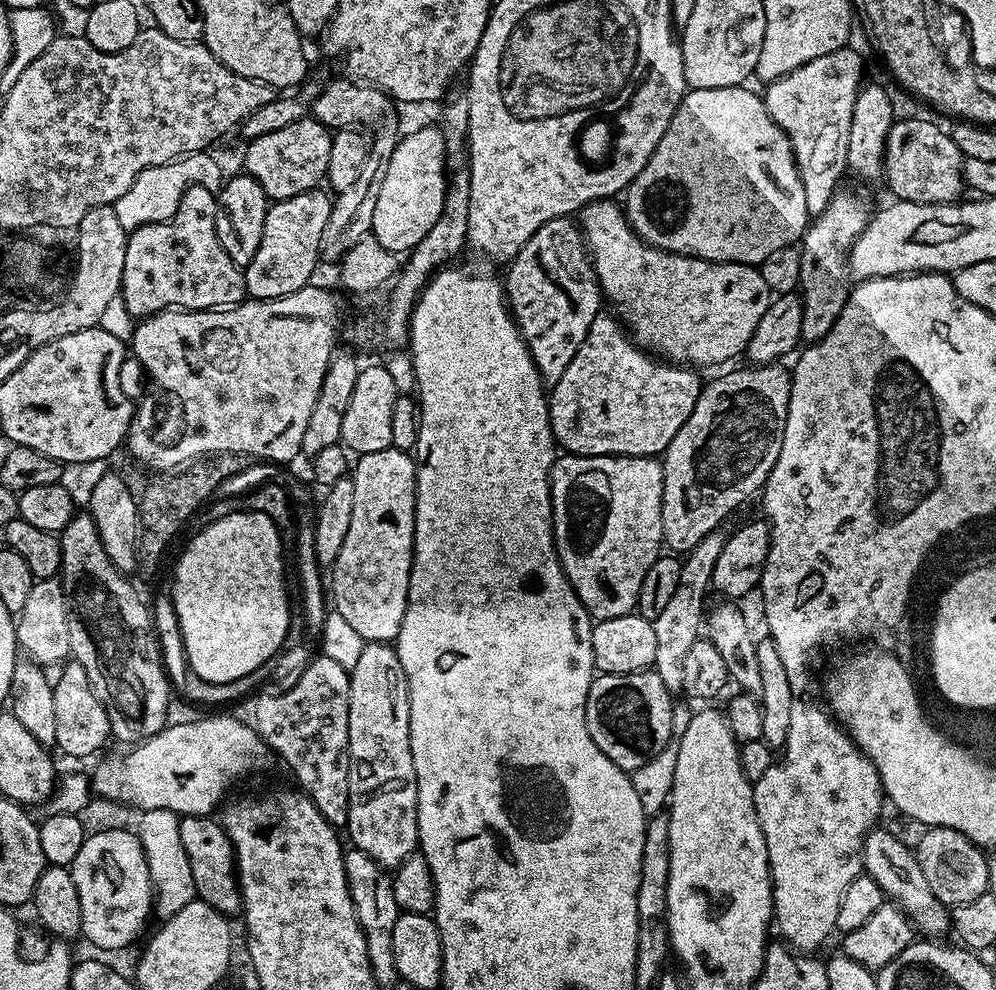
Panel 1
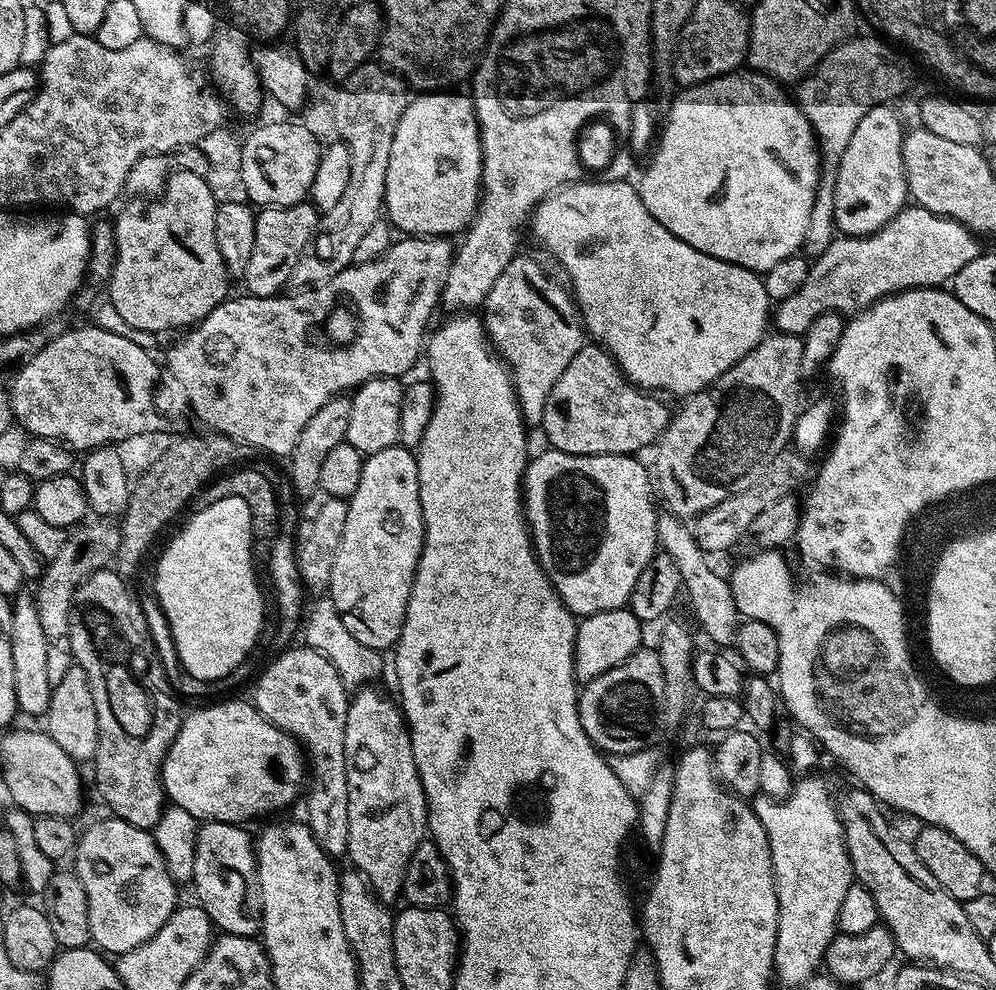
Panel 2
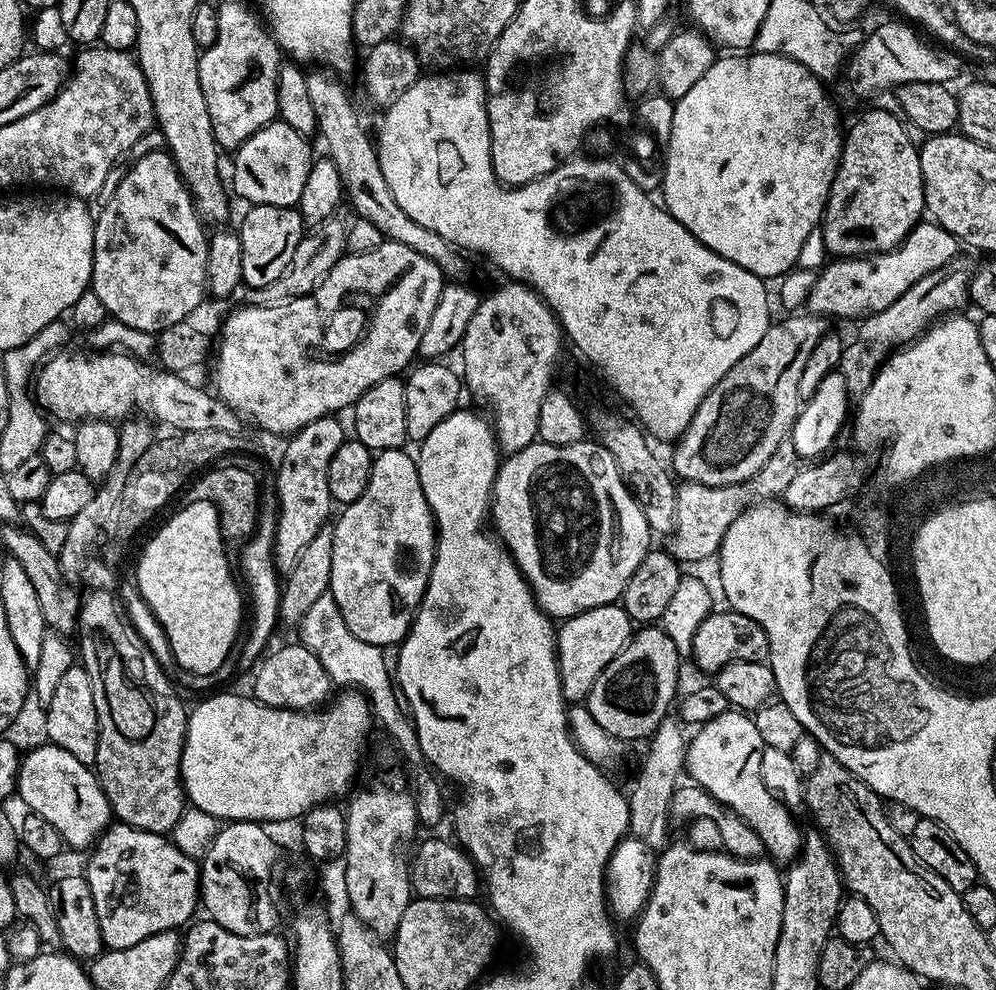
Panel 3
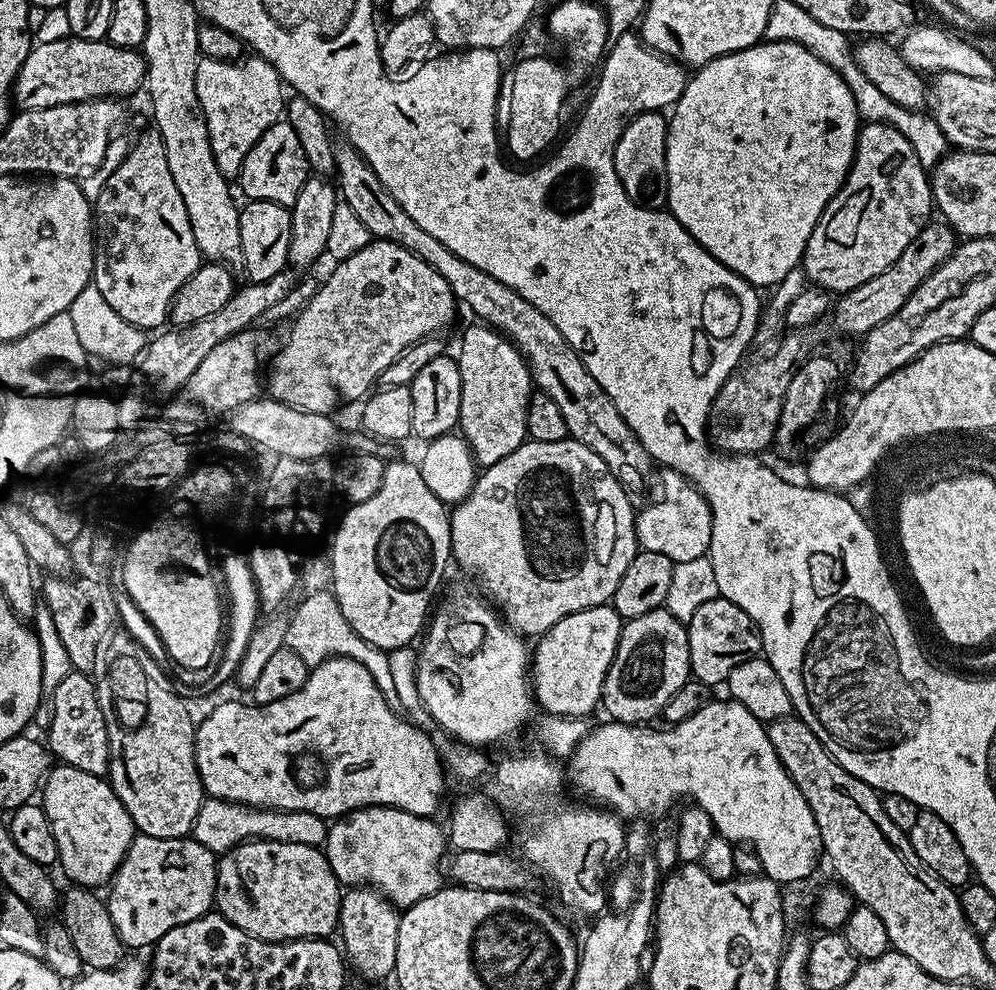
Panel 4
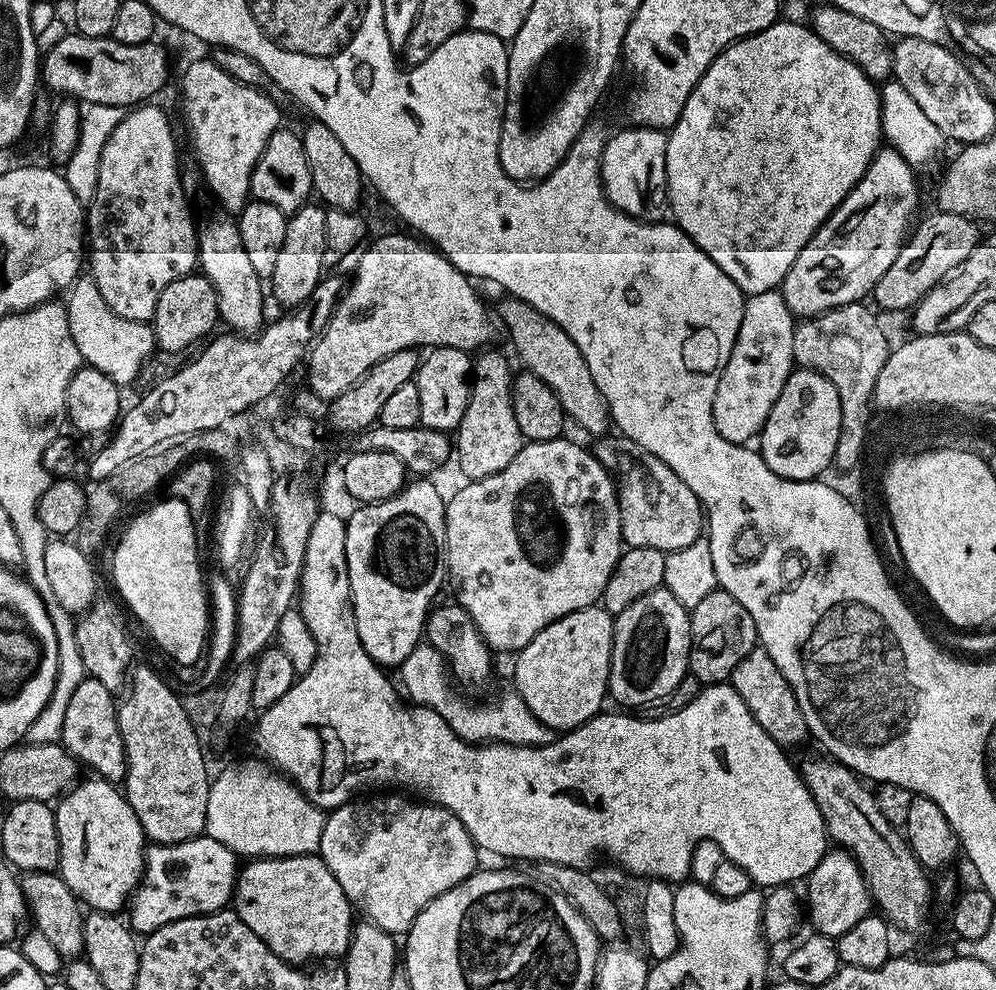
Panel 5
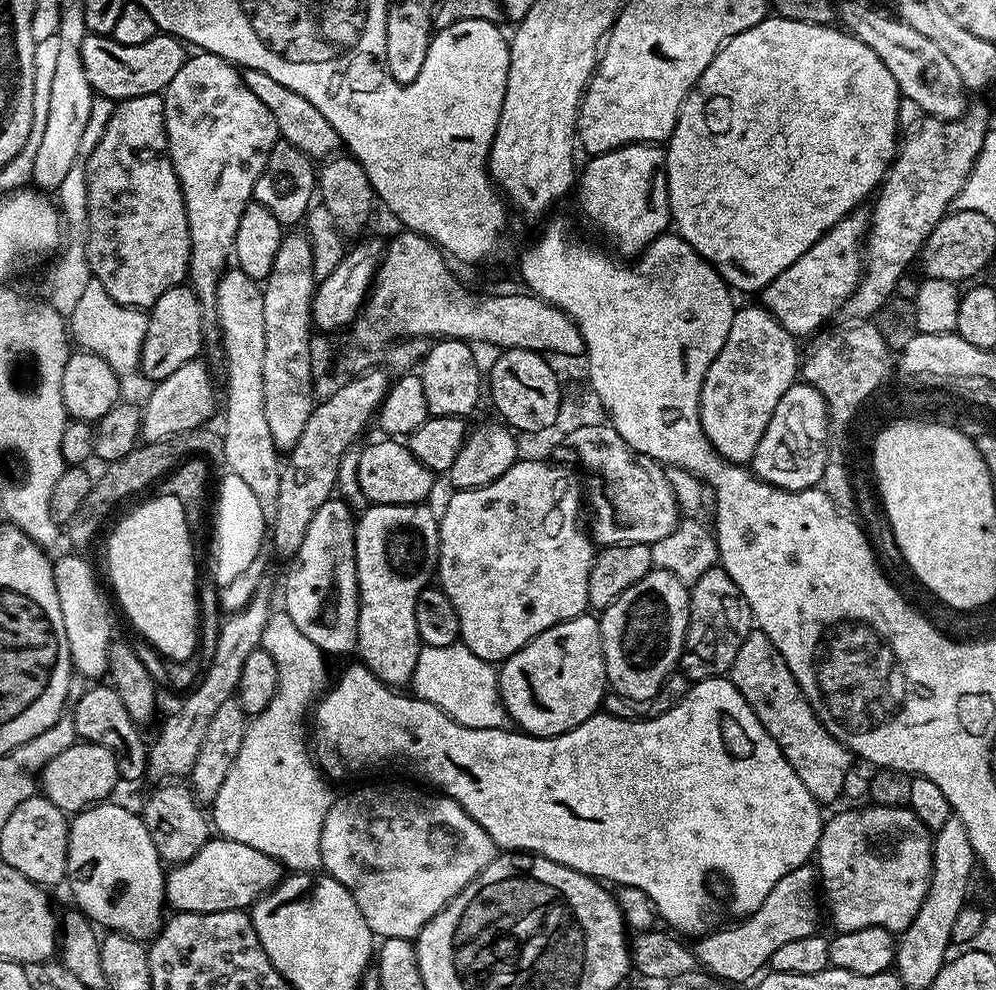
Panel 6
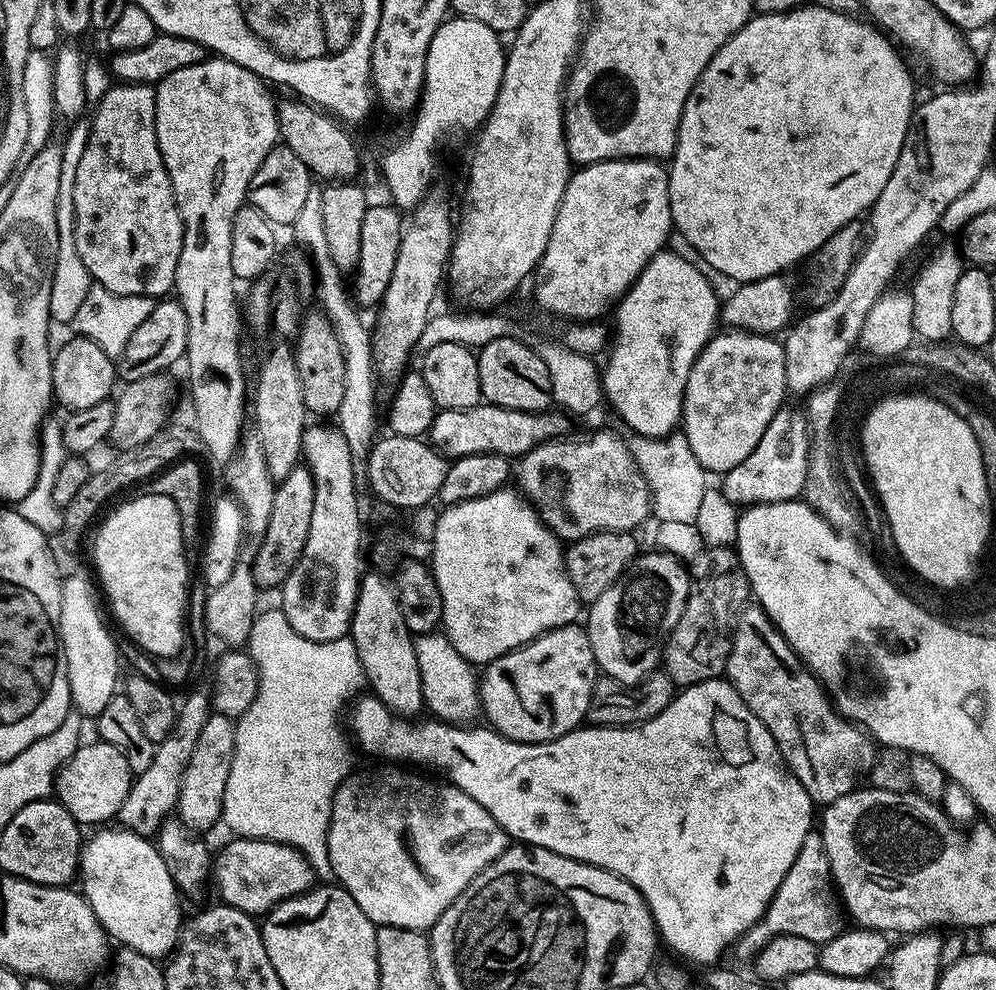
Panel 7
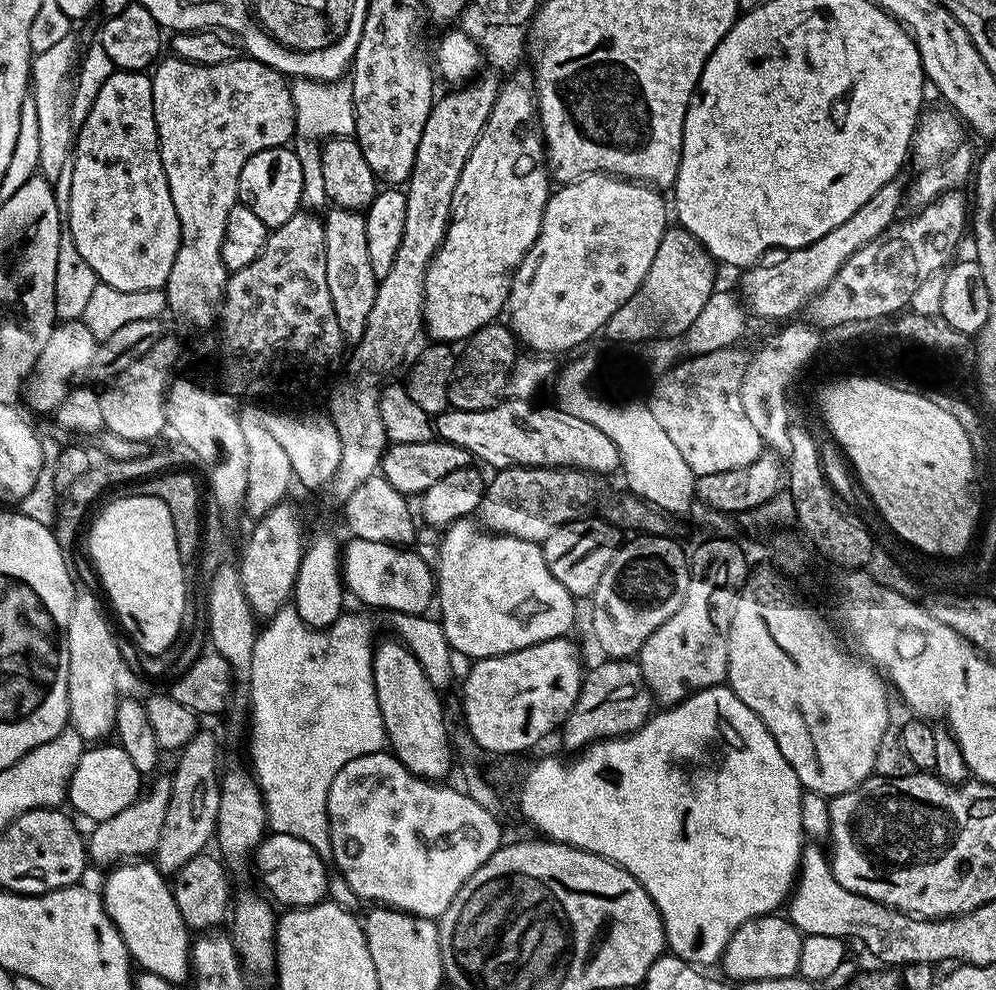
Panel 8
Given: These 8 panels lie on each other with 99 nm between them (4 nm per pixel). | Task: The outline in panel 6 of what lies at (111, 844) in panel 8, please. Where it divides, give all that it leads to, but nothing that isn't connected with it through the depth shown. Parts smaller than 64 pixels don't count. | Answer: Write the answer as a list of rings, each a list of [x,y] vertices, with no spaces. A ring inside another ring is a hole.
[[[257,594],[252,597],[251,602],[245,608],[240,608],[236,613],[223,617],[217,646],[210,653],[212,665],[206,670],[203,669],[198,683],[183,697],[185,700],[181,702],[180,709],[165,722],[156,741],[153,744],[151,741],[148,748],[148,772],[151,775],[164,776],[160,778],[184,778],[191,773],[194,762],[198,758],[198,749],[202,746],[202,738],[206,738],[206,729],[210,727],[210,722],[214,718],[215,712],[218,711],[218,706],[222,706],[222,702],[233,699],[237,695],[242,678],[242,668],[246,666],[246,658],[250,658],[250,654],[254,654],[254,650],[260,647],[262,630],[266,630],[266,624],[272,617],[273,611],[273,605],[268,605],[264,594]]]

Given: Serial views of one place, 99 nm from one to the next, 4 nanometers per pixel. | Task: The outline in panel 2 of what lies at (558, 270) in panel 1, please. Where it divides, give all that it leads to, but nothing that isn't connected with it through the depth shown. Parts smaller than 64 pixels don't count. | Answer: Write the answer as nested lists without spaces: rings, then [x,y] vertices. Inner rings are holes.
[[[518,254],[510,262],[510,266],[502,270],[498,282],[494,282],[490,294],[484,299],[482,312],[484,330],[488,334],[488,339],[512,373],[512,383],[516,386],[516,396],[520,400],[520,412],[524,415],[525,425],[543,425],[546,398],[550,398],[550,390],[554,390],[554,382],[562,378],[562,370],[570,366],[574,354],[578,354],[578,350],[586,343],[584,322],[580,319],[580,309],[576,307],[575,296],[565,285],[563,288],[558,281],[551,280],[534,257]]]

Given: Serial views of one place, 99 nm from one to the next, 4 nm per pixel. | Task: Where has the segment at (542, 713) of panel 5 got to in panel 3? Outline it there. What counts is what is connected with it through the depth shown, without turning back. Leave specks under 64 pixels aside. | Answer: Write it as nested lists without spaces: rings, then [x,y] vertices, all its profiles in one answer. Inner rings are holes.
[[[619,603],[586,610],[559,625],[556,634],[556,665],[560,667],[560,689],[564,692],[565,701],[580,702],[587,697],[588,691],[598,678],[598,674],[602,674],[602,670],[606,670],[606,666],[610,666],[610,662],[614,662],[616,655],[628,645],[628,639],[631,638],[633,631],[634,622]]]

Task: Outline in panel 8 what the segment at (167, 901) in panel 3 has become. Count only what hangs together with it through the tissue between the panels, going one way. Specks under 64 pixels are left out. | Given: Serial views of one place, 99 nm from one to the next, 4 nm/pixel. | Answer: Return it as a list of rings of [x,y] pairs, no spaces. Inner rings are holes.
[[[272,832],[265,835],[264,841],[256,847],[254,865],[256,864],[256,872],[264,883],[263,891],[277,905],[285,904],[283,907],[291,910],[309,908],[311,904],[319,904],[327,897],[324,895],[328,892],[328,868],[324,865],[323,858],[322,852],[314,850],[310,842],[294,838],[294,834]]]

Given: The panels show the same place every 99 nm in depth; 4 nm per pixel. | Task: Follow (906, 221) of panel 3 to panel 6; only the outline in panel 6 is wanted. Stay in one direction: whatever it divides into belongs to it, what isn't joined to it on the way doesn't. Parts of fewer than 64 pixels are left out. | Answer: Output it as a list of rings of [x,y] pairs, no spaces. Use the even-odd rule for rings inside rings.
[[[861,206],[842,218],[830,229],[798,262],[786,266],[774,282],[770,282],[759,293],[758,300],[769,314],[775,318],[795,338],[819,333],[824,323],[835,312],[843,309],[844,303],[860,285],[862,275],[862,249],[866,244],[870,212]]]

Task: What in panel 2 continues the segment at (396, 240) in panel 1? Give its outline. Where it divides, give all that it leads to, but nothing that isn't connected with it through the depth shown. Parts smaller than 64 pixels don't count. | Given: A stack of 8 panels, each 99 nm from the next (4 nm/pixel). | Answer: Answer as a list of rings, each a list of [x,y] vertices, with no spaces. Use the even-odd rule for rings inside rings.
[[[441,90],[413,95],[394,130],[394,146],[390,146],[390,166],[386,170],[384,208],[389,225],[397,233],[444,238],[449,235],[447,232],[463,233],[476,214],[482,195],[480,123],[476,120],[471,95],[455,96],[454,93]]]

